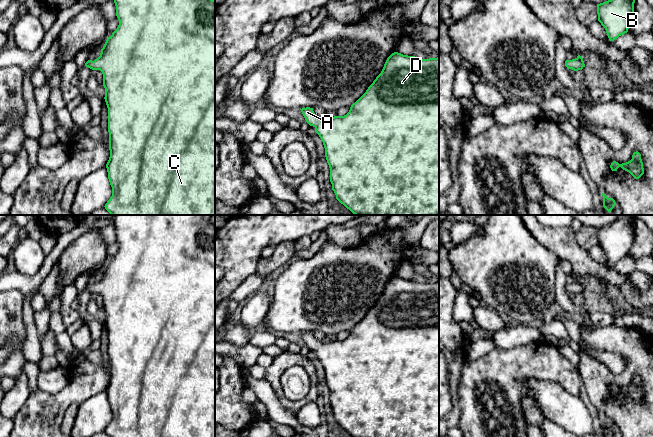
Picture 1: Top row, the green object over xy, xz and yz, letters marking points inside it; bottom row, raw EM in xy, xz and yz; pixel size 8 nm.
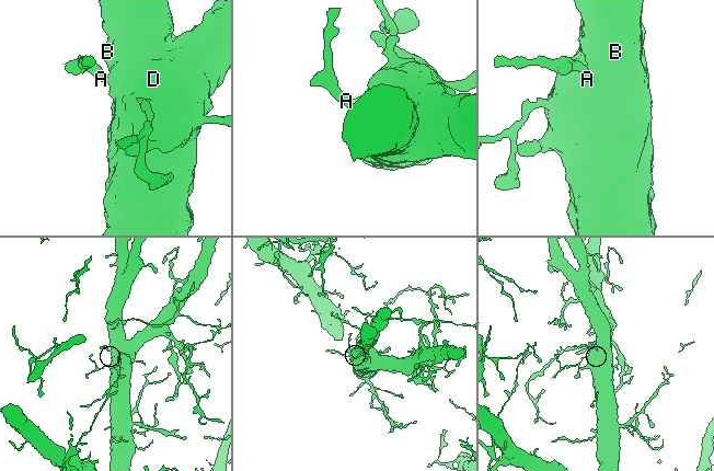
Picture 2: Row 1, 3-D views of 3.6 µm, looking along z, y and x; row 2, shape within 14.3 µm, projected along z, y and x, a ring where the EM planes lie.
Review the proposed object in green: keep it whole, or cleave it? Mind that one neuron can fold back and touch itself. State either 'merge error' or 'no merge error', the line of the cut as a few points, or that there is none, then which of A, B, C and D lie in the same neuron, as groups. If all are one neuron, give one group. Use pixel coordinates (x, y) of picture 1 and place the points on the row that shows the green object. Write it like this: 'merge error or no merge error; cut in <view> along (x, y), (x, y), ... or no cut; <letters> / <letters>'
no merge error; no cut; A B C D

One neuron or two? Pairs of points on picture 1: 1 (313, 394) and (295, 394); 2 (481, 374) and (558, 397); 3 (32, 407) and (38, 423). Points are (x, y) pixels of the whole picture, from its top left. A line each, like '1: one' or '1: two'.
1: two
2: two
3: one

